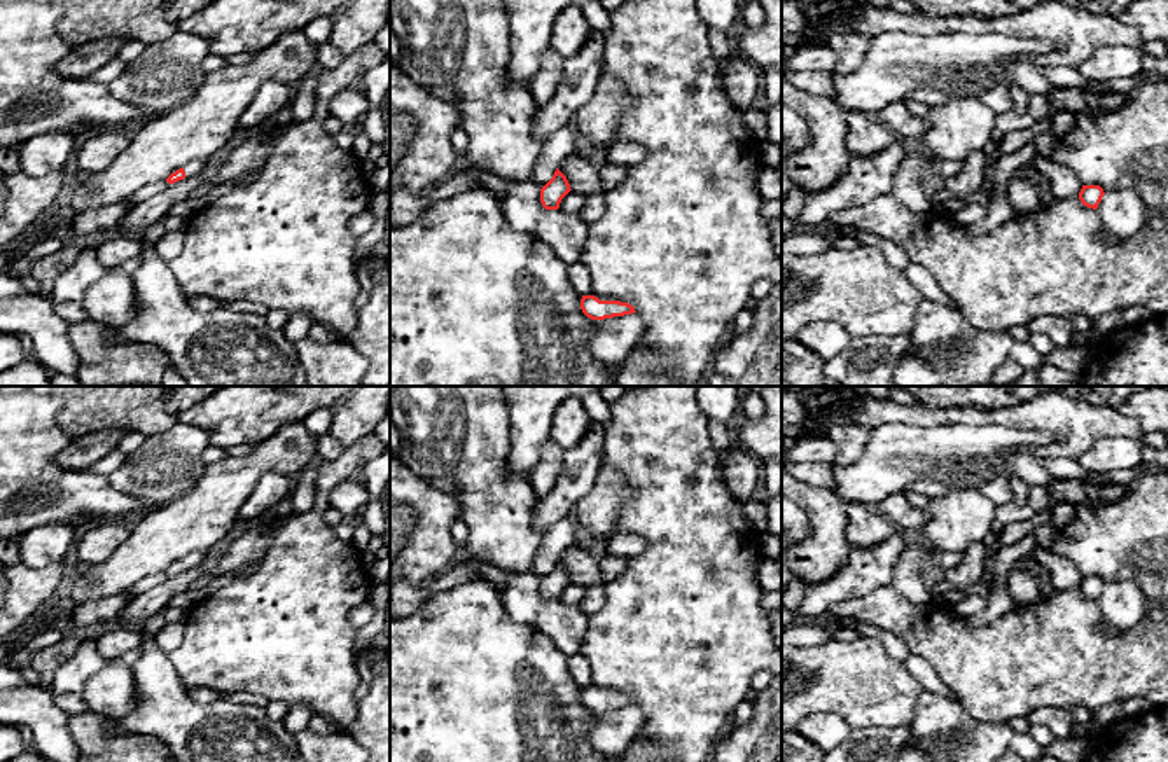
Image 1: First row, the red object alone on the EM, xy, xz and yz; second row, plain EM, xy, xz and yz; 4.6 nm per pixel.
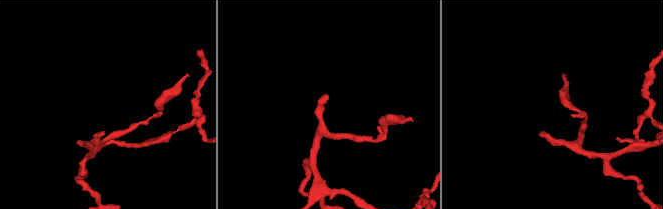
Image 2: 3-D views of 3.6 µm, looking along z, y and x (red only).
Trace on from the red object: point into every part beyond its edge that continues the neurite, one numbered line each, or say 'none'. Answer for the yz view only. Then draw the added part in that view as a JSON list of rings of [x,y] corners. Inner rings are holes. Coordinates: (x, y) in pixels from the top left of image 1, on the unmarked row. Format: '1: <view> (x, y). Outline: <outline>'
none

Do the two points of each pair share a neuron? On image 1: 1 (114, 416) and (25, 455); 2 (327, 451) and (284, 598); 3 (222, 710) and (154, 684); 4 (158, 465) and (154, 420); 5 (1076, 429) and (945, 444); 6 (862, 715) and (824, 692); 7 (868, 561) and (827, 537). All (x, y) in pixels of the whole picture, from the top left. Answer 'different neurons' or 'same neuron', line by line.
1: different neurons
2: different neurons
3: same neuron
4: different neurons
5: different neurons
6: same neuron
7: different neurons

